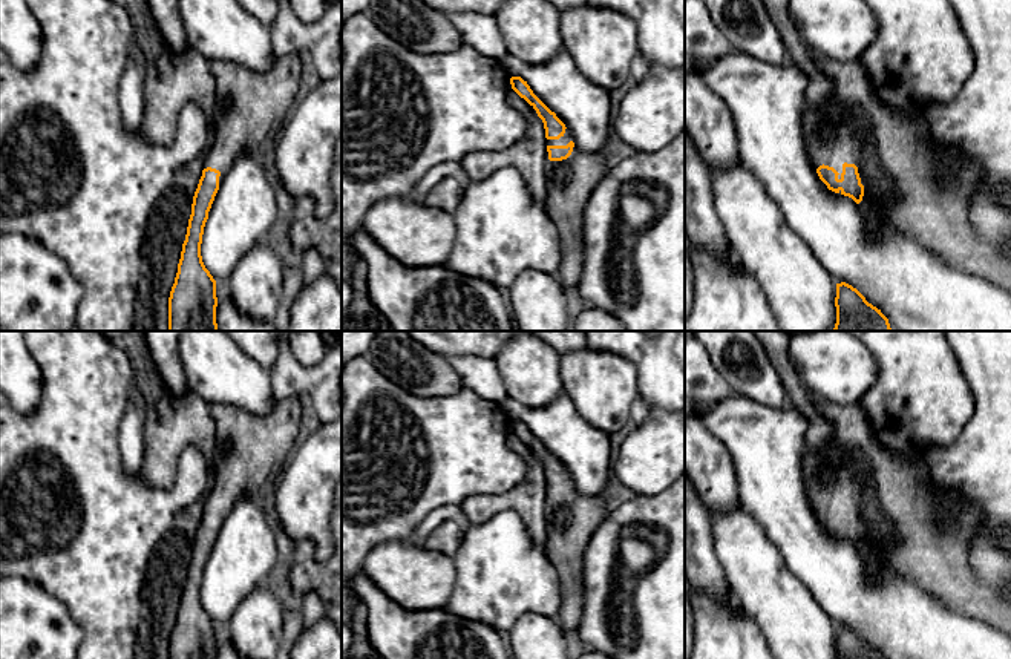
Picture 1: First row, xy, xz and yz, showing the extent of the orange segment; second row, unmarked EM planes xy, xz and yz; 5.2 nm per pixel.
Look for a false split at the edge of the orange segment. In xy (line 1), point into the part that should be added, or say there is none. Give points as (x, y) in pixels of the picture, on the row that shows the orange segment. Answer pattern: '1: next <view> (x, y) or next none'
1: next xy (251, 108)

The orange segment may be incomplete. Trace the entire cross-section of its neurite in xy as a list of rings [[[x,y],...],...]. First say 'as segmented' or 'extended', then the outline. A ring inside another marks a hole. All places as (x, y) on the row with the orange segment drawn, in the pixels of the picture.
extended | [[[276,55],[273,66],[265,72],[225,60],[210,61],[210,70],[216,83],[216,104],[211,118],[213,139],[204,156],[204,170],[193,196],[178,273],[168,297],[168,331],[219,331],[216,323],[216,280],[205,268],[201,256],[204,227],[214,196],[234,161],[244,153],[259,159],[265,152],[276,147],[296,106],[302,78],[302,55]]]

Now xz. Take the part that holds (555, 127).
extended | [[[512,77],[510,84],[544,123],[547,138],[544,208],[561,238],[561,264],[555,276],[564,288],[577,287],[585,259],[582,236],[585,207],[611,162],[604,150],[582,153],[574,146],[565,124],[533,93],[527,81]]]

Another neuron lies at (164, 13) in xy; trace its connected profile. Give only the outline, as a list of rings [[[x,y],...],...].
[[[147,0],[161,37],[172,52],[190,51],[188,38],[176,11],[178,0]]]

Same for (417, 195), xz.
[[[444,162],[430,169],[407,195],[401,196],[403,201],[411,204],[424,204],[427,192],[446,176],[463,178],[461,162]]]

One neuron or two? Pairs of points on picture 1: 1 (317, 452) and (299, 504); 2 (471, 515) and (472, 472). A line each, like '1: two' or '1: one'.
1: one
2: two

